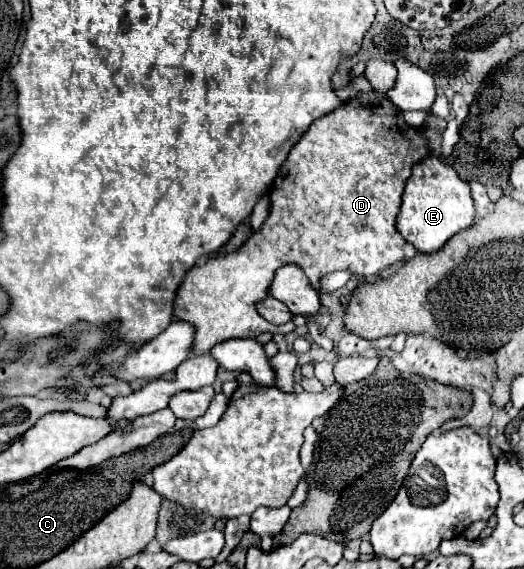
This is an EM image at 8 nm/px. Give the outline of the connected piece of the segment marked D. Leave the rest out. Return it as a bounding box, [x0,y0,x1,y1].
[173,104,429,356]

